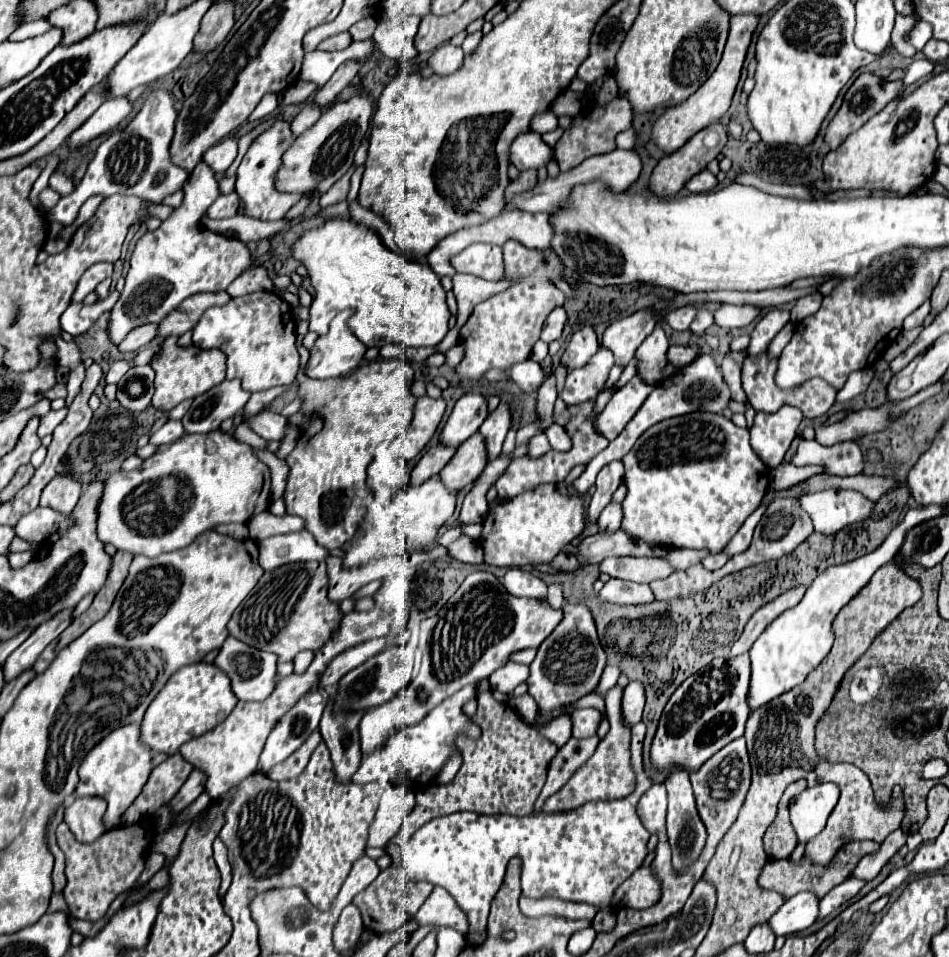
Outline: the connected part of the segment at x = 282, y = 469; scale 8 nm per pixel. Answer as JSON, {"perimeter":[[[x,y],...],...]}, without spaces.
{"perimeter":[[[255,448],[256,456],[260,460],[264,460],[272,472],[272,500],[282,498],[284,496],[284,488],[286,488],[286,480],[288,480],[288,462],[284,458],[278,458],[272,452],[262,452],[261,449]]]}

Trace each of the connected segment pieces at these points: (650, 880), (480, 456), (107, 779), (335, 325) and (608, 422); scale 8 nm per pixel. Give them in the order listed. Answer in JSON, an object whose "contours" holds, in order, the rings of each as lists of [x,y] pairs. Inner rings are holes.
{"contours":[[[[638,868],[624,884],[618,886],[612,904],[614,906],[632,906],[646,908],[652,906],[660,896],[660,884],[654,878],[650,868]]],[[[476,432],[462,446],[456,448],[454,458],[448,460],[448,464],[442,468],[438,476],[448,490],[460,492],[464,486],[472,484],[480,476],[484,466],[486,466],[484,440]]],[[[126,724],[112,730],[106,738],[94,744],[94,748],[84,756],[78,770],[80,782],[76,786],[76,796],[100,796],[108,802],[108,810],[104,814],[104,824],[108,830],[120,824],[120,816],[142,792],[152,772],[150,764],[152,752],[138,742],[138,734],[140,734],[140,724]]],[[[346,309],[340,312],[332,324],[328,334],[320,336],[310,350],[310,360],[306,366],[306,376],[310,378],[338,378],[346,376],[358,368],[364,358],[366,346],[352,334],[348,328],[348,319],[354,313]]],[[[634,376],[626,386],[622,386],[612,396],[612,400],[598,416],[596,420],[598,432],[604,432],[608,440],[614,440],[632,420],[632,416],[638,412],[638,408],[644,404],[644,400],[650,396],[654,388],[656,388],[654,384],[646,384],[642,378]]]]}

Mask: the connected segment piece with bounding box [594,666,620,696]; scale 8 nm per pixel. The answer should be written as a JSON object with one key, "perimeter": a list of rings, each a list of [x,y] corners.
{"perimeter":[[[606,666],[604,672],[602,672],[602,678],[600,678],[600,682],[598,682],[598,686],[596,686],[594,692],[600,694],[600,696],[604,696],[606,690],[610,690],[610,688],[616,686],[618,676],[620,676],[620,670],[618,670],[616,666]]]}

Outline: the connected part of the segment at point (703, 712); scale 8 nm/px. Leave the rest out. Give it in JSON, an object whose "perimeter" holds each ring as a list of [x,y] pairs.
{"perimeter":[[[748,654],[726,660],[714,658],[706,668],[686,678],[672,694],[662,712],[650,750],[654,770],[684,768],[688,772],[696,772],[722,746],[744,736],[744,724],[750,714],[746,704],[748,682],[750,682]]]}

